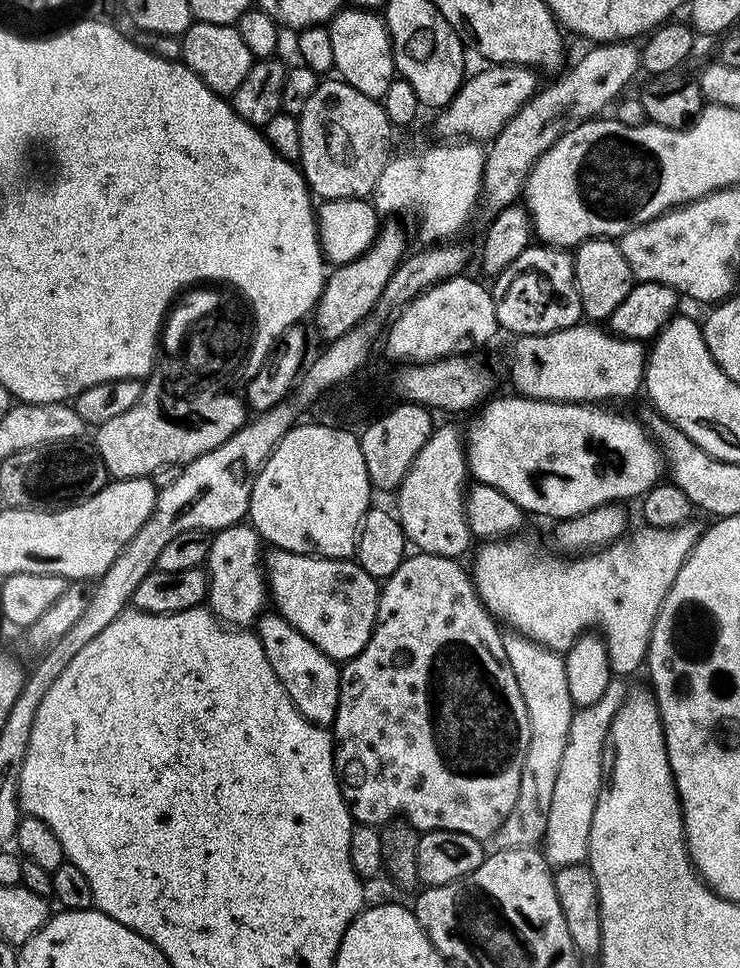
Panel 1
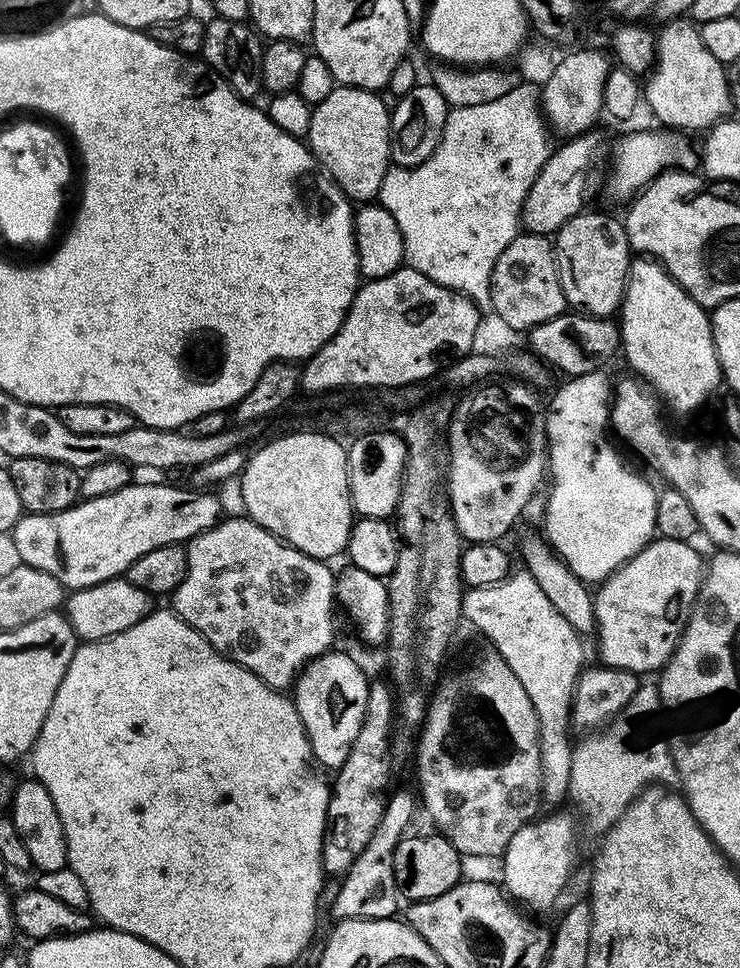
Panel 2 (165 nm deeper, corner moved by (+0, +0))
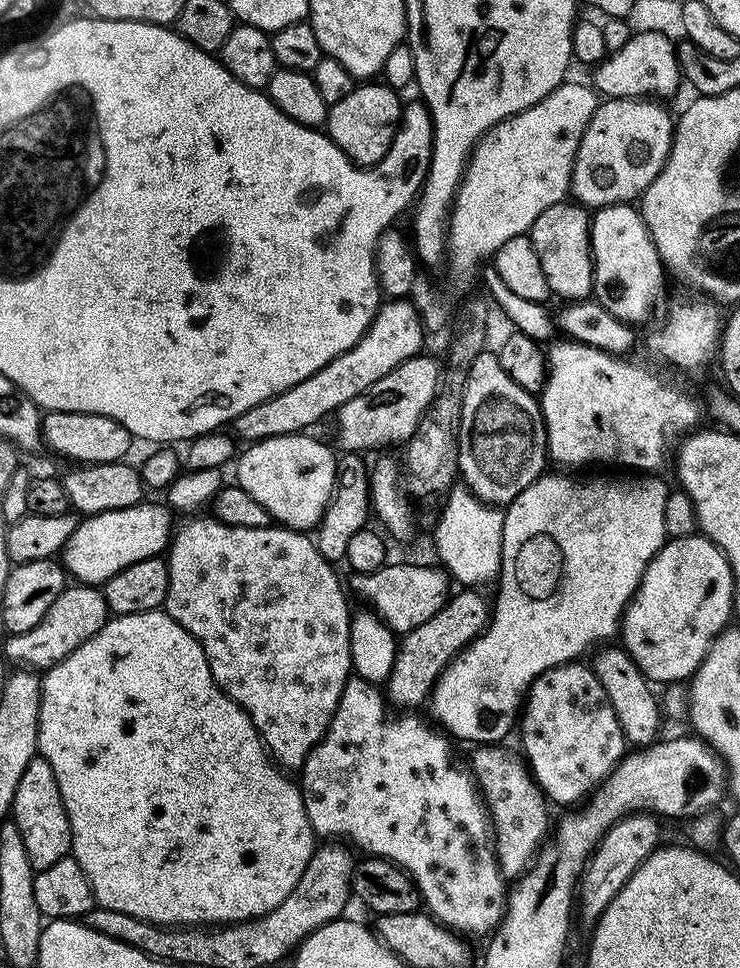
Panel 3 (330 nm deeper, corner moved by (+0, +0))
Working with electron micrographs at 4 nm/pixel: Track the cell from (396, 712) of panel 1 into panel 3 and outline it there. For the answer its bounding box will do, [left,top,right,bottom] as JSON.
[470,746,550,878]

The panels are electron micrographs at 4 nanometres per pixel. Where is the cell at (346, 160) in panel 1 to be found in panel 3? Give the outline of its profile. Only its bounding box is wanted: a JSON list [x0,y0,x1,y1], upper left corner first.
[326,82,401,166]

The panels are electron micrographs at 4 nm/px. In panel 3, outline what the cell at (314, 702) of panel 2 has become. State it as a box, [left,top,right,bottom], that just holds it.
[298,675,506,938]

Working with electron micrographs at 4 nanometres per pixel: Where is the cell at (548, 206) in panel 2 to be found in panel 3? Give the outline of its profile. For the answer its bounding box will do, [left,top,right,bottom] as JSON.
[571,97,674,210]

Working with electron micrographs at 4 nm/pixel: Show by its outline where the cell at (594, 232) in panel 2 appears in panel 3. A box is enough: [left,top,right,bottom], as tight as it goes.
[530,200,595,302]

